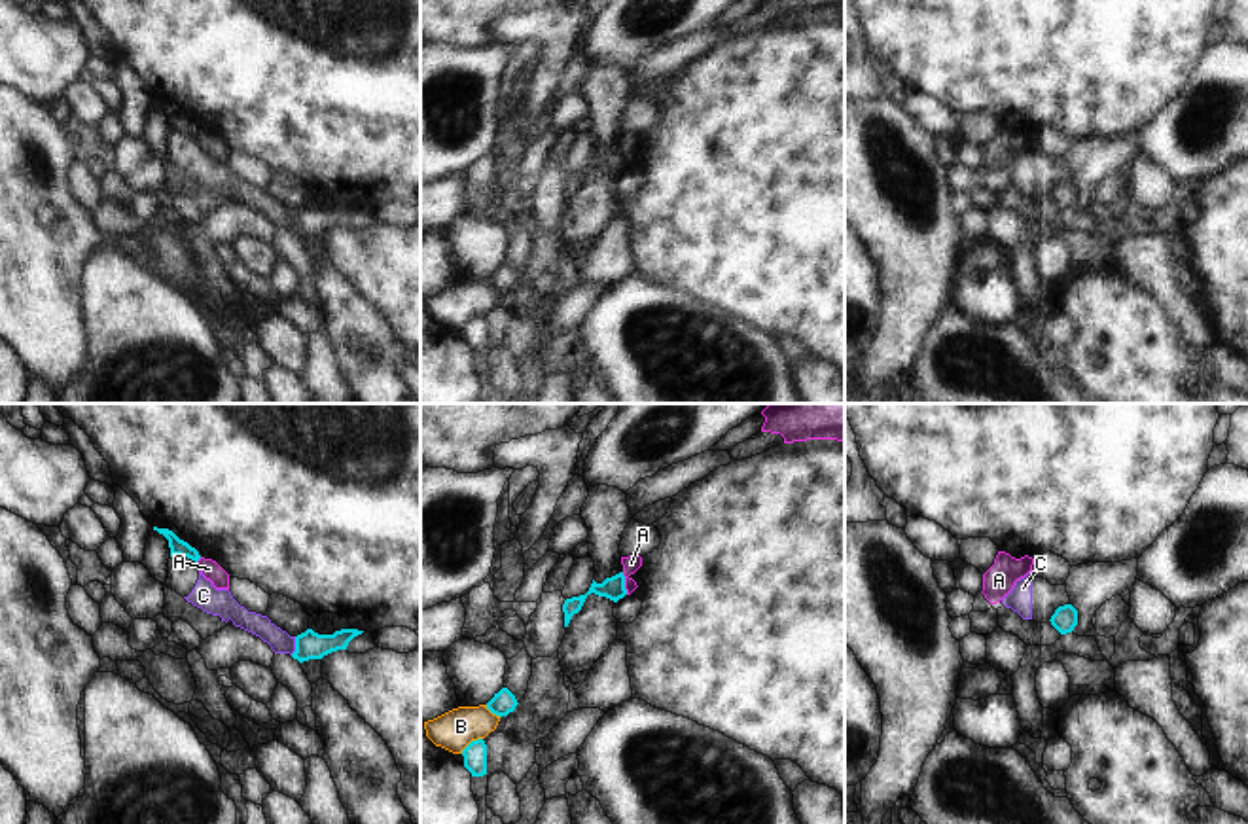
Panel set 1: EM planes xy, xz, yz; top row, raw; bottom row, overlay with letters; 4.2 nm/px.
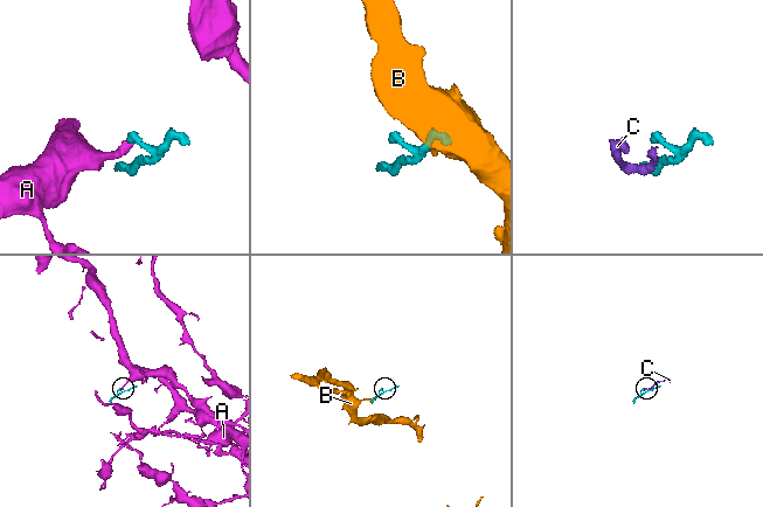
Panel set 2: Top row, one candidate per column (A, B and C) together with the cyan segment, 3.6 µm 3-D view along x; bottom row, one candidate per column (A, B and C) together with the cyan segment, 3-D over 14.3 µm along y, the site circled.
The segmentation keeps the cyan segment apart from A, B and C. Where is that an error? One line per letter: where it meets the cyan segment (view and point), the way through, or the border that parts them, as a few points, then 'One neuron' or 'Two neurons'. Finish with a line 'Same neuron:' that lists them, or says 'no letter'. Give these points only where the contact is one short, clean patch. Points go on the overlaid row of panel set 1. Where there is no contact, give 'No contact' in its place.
A: Touches cyan at xz (624, 584). Boundary: xz (622, 573), (627, 593). Two neurons
B: Touches cyan at xz (470, 743). Boundary: xz (481, 737), (474, 739), (461, 752). Two neurons
C: Touches cyan at xy (296, 646). Boundary: xy (296, 637), (296, 648), (290, 654). Two neurons
Same neuron: no letter

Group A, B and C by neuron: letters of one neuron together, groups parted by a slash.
A / B / C

